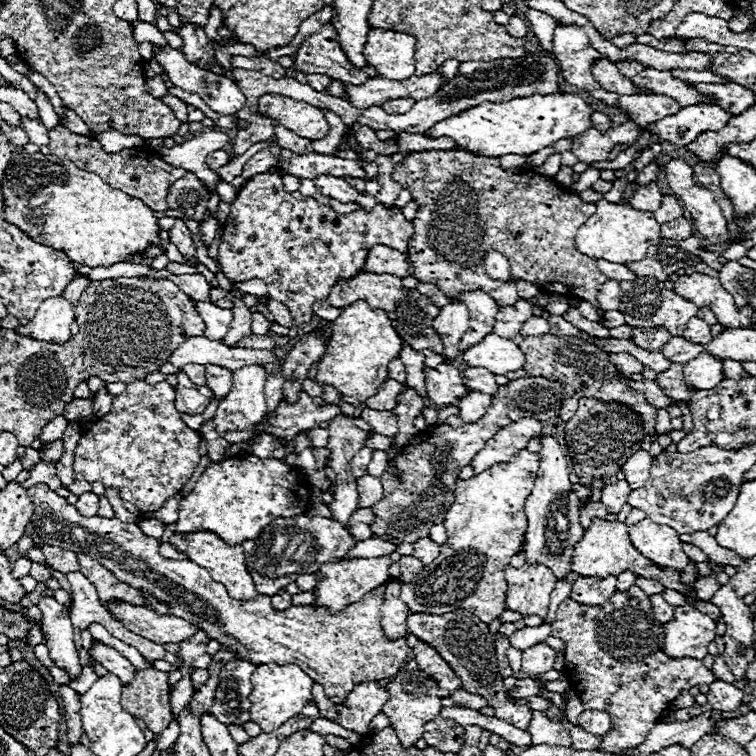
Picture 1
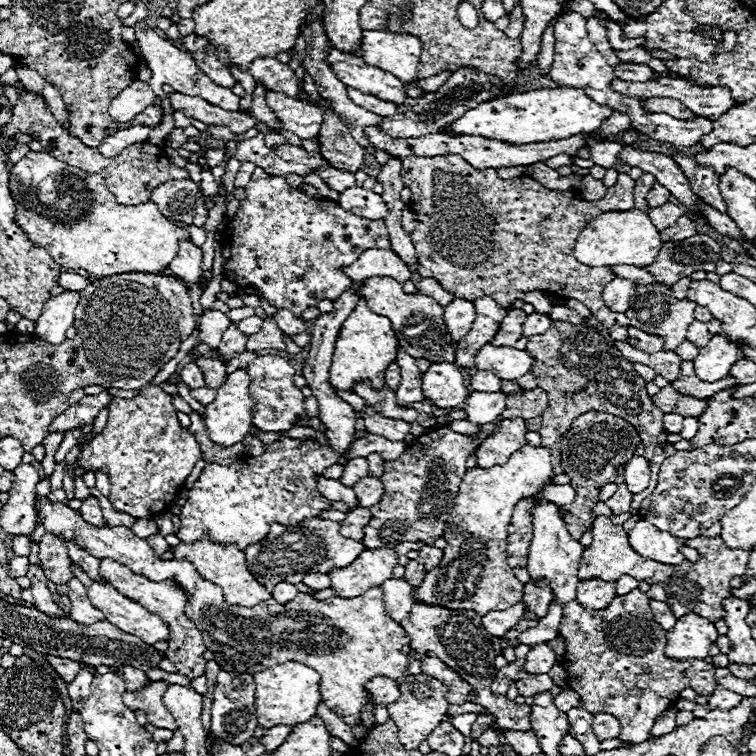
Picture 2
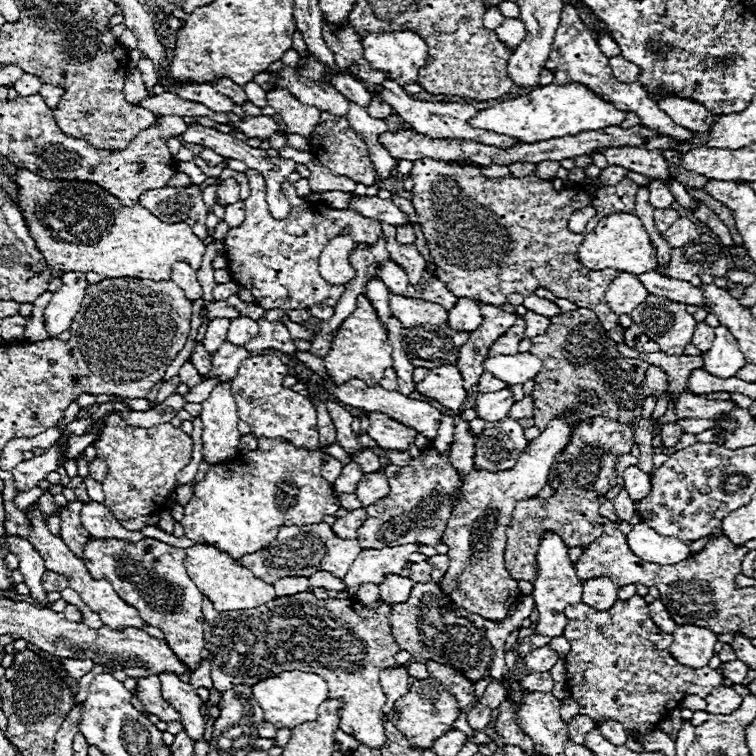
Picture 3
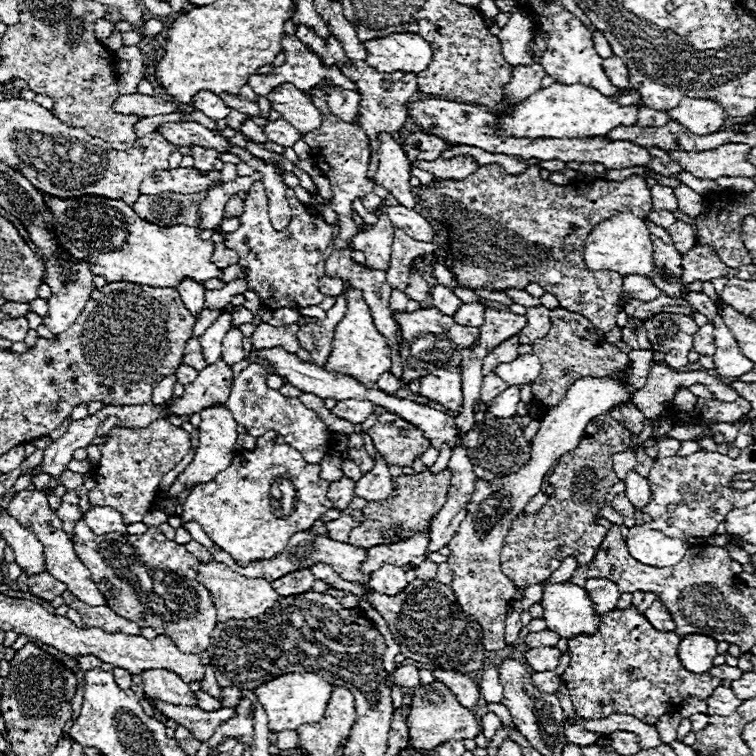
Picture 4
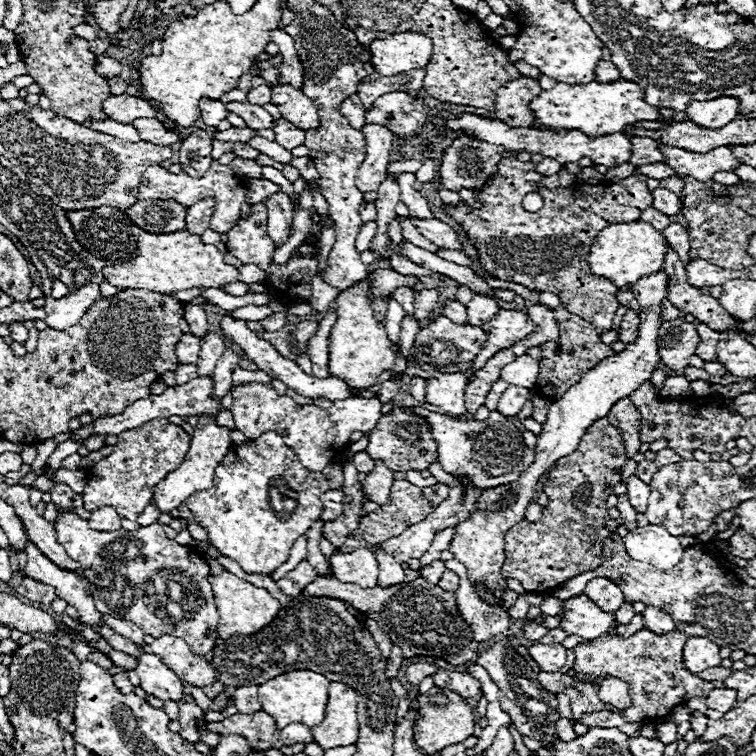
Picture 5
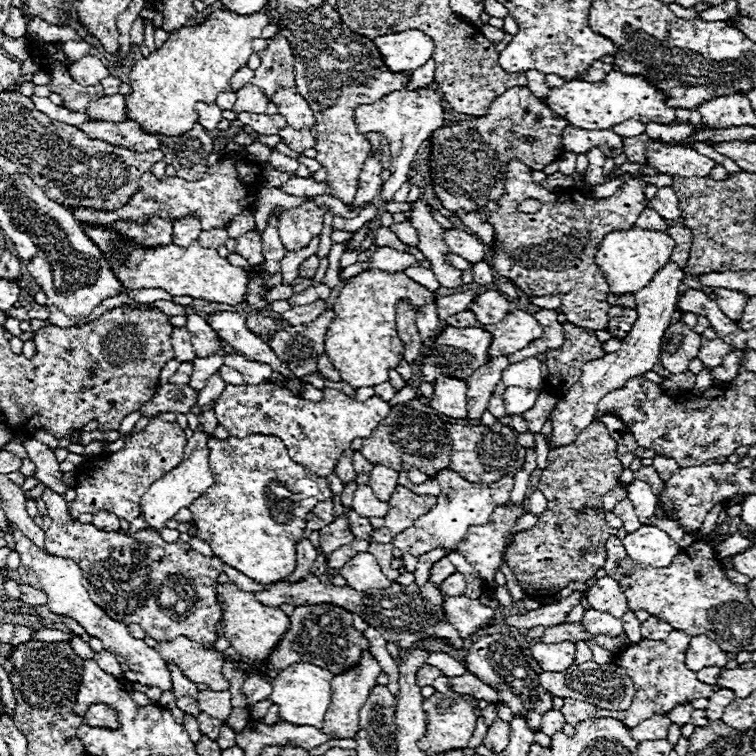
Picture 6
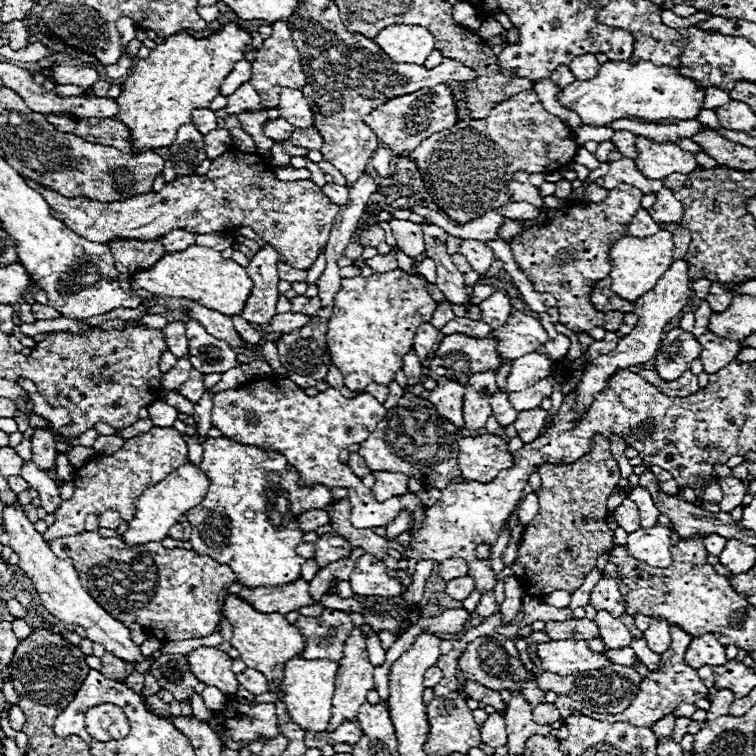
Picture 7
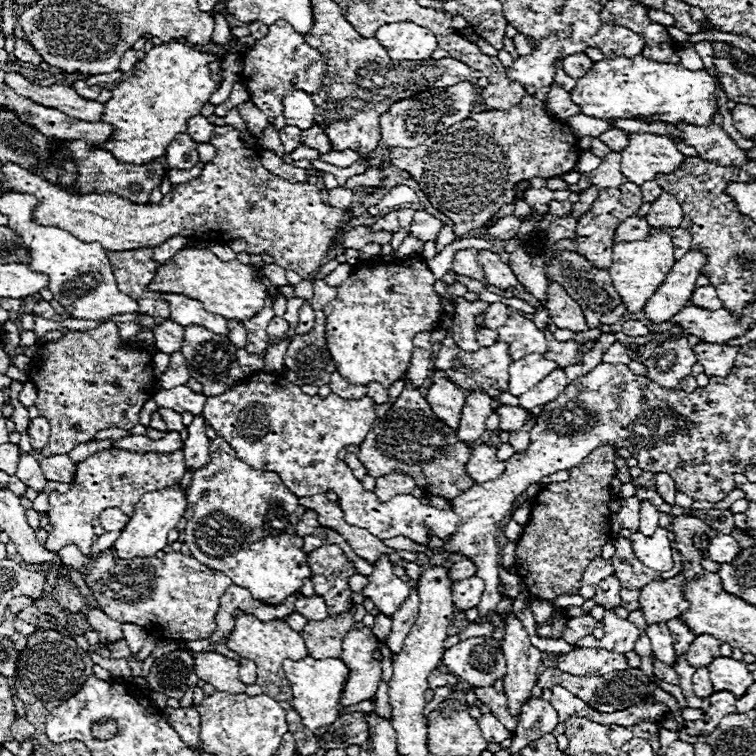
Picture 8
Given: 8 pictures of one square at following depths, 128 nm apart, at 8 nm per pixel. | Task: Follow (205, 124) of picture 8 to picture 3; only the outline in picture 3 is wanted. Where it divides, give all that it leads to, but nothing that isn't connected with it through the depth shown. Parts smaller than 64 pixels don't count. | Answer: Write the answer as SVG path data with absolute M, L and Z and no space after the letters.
M162 76L160 84L168 86L182 100L204 104L206 108L210 108L214 112L224 112L226 114L226 112L232 112L232 108L234 108L234 102L230 102L230 98L226 98L224 94L218 94L212 84L182 84L182 86L172 86L172 82L168 80L168 76Z

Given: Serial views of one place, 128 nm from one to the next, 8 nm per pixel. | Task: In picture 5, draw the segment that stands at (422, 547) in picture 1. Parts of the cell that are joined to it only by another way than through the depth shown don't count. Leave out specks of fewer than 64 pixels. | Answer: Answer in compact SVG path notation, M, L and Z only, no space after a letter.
M446 570L446 574L438 582L438 586L442 586L442 590L446 590L446 592L456 592L456 588L458 588L458 576L452 570Z

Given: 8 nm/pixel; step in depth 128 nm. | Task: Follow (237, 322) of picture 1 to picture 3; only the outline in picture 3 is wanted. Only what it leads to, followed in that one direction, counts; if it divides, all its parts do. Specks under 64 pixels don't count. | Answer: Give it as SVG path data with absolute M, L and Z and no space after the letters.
M222 342L222 346L212 354L212 370L210 374L206 374L208 378L218 378L220 384L232 384L236 370L240 366L242 360L246 360L250 356L250 352L246 348L238 348L238 346L230 346L230 342Z

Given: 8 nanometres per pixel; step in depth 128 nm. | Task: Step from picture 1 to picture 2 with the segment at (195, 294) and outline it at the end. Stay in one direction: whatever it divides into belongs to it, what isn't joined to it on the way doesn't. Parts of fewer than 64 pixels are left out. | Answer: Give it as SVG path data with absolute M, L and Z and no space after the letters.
M62 272L60 274L60 280L58 280L58 286L66 288L66 290L84 290L92 280L76 274L76 272Z

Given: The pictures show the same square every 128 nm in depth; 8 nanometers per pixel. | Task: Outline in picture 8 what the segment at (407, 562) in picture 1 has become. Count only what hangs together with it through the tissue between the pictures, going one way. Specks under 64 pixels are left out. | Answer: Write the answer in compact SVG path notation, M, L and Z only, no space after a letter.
M460 560L460 562L454 562L452 566L450 566L450 578L456 582L456 580L462 580L462 578L472 578L472 576L476 576L476 566L474 566L474 562L470 562L470 560Z

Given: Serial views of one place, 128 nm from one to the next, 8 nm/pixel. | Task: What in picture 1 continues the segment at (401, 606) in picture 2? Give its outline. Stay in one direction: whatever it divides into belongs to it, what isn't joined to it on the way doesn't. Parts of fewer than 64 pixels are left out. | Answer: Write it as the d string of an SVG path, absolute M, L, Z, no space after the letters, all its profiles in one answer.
M400 582L386 584L384 590L384 604L382 604L382 628L386 630L388 638L408 636L406 618L410 608L400 600Z

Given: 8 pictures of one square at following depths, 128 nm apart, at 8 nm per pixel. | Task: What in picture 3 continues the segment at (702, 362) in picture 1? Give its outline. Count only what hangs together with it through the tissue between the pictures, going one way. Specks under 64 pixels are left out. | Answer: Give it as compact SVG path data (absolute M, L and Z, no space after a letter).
M718 326L718 334L712 342L712 348L704 352L702 358L704 358L704 370L718 378L736 376L736 372L746 366L746 360L738 350L738 342L726 326Z

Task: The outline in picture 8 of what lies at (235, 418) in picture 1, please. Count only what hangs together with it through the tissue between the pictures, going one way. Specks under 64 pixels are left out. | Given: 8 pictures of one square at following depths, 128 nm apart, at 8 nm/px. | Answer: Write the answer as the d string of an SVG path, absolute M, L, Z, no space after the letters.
M180 486L166 488L166 490L156 490L150 494L144 494L140 502L136 504L134 514L128 520L128 526L120 532L116 542L112 544L116 556L120 560L132 560L132 558L148 558L154 556L158 550L162 550L168 544L168 532L176 528L178 520L184 516L186 510L186 496Z

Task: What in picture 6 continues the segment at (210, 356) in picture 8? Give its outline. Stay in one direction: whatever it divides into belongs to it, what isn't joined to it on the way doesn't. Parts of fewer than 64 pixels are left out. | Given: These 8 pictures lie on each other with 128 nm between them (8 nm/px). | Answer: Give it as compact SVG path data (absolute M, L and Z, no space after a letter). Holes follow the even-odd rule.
M190 314L186 320L186 330L190 330L196 358L206 358L210 354L216 354L216 350L220 348L220 338L202 316ZM224 352L224 366L238 370L244 376L246 384L254 384L254 382L268 382L272 376L272 368L264 362L256 362L256 360L248 360L240 354L228 354Z

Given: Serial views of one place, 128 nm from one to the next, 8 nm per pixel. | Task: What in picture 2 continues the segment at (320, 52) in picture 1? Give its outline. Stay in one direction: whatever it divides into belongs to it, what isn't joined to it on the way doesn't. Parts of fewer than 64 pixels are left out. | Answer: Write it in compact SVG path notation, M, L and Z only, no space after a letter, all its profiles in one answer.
M332 48L328 62L332 64L334 72L346 86L354 86L364 94L374 94L376 98L394 102L396 106L406 104L408 96L406 96L404 84L398 82L398 78L394 78L392 74L386 74L376 66L368 66L360 56L344 54Z

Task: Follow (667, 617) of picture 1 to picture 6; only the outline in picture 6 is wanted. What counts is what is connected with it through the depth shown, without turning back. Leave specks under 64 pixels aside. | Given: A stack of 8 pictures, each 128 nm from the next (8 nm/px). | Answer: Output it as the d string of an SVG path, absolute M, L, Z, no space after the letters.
M650 616L646 622L642 622L642 638L646 640L666 640L672 630L674 628L668 622L656 616Z

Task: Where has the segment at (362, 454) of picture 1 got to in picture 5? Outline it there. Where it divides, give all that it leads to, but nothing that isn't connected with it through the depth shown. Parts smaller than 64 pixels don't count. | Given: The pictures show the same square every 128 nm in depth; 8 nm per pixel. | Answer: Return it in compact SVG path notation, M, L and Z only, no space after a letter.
M330 490L330 492L322 494L322 506L324 506L324 510L320 514L320 520L324 520L324 522L336 520L342 514L342 510L344 510L342 500L344 500L342 490Z

